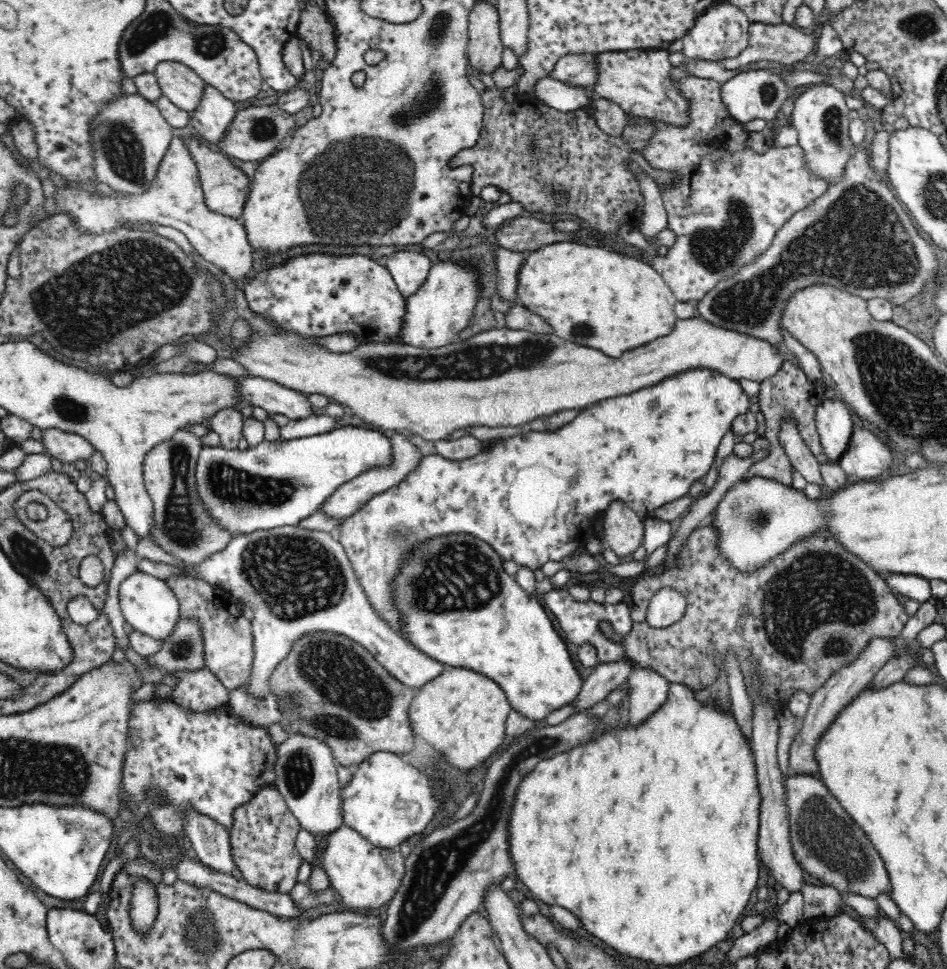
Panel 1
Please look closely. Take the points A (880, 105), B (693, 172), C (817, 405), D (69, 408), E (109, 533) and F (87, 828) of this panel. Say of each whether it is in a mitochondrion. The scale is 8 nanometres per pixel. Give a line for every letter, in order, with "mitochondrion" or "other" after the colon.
A: other
B: other
C: other
D: mitochondrion
E: other
F: mitochondrion

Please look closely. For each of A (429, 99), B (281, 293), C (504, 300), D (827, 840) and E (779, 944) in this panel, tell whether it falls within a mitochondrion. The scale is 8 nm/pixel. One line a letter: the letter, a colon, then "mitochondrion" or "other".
A: mitochondrion
B: other
C: other
D: mitochondrion
E: other

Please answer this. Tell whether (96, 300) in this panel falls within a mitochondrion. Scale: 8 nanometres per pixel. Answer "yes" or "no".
yes

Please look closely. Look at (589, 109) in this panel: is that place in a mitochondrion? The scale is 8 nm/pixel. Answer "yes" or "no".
no

